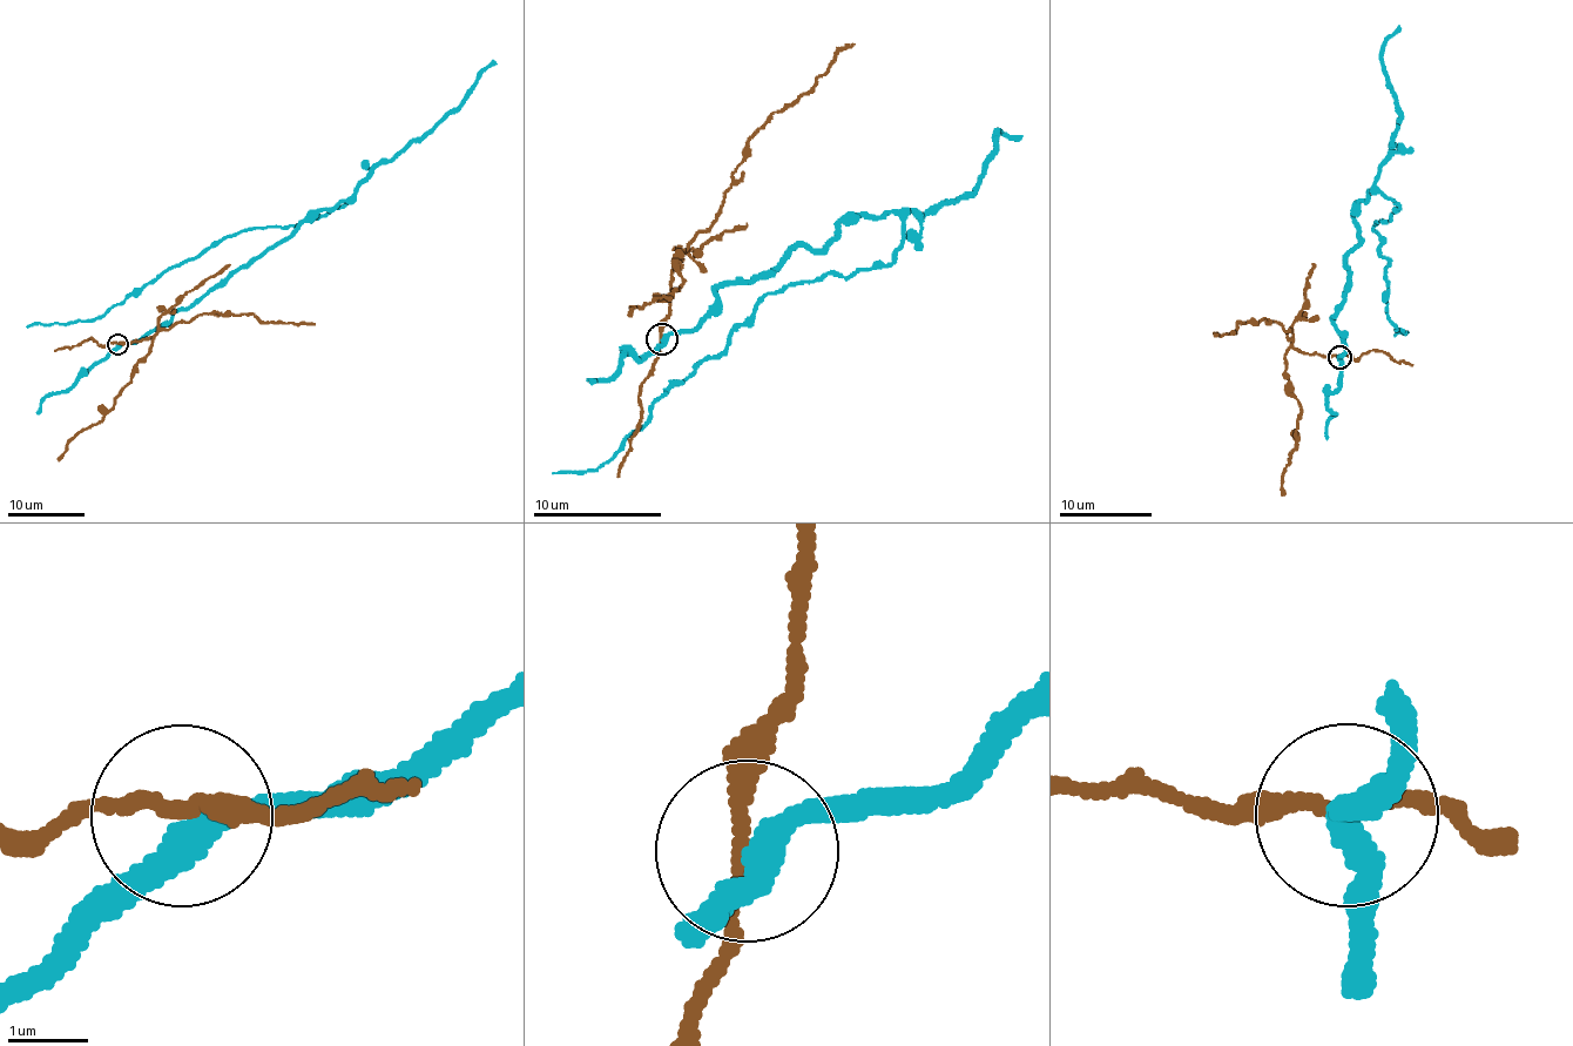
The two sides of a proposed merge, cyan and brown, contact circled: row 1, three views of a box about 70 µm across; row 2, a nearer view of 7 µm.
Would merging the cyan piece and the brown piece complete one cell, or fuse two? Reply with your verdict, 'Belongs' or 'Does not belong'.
Does not belong

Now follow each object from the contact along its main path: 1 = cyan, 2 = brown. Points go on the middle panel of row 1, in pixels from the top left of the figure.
1: (662, 338), (841, 223), (903, 218), (892, 264), (769, 291), (594, 470), (552, 473)
2: (662, 338), (672, 274), (722, 202), (746, 143), (773, 114), (792, 105), (841, 49), (855, 44)

